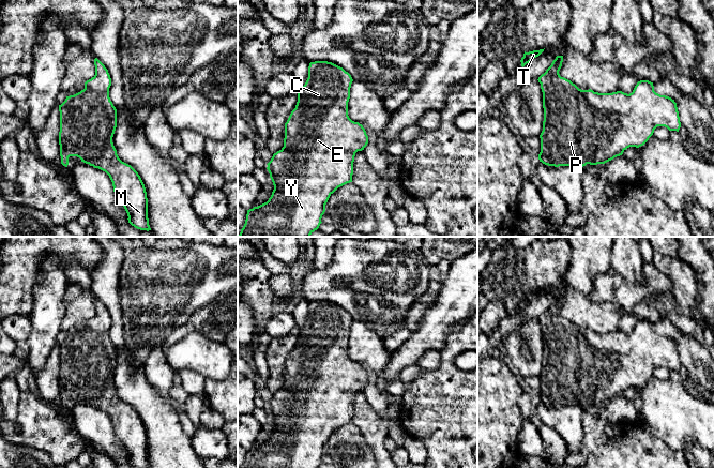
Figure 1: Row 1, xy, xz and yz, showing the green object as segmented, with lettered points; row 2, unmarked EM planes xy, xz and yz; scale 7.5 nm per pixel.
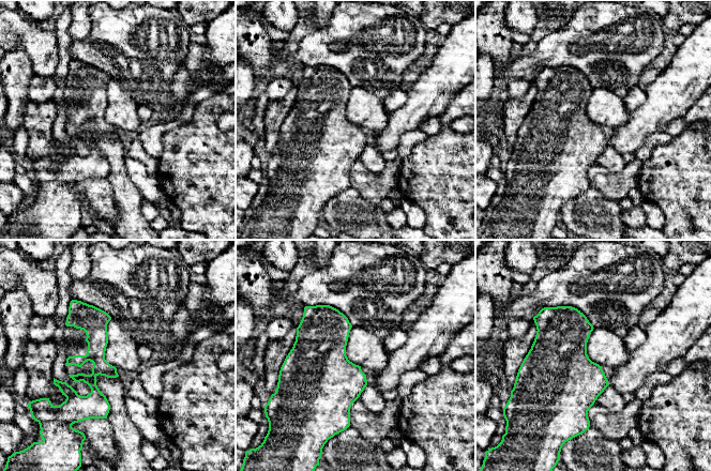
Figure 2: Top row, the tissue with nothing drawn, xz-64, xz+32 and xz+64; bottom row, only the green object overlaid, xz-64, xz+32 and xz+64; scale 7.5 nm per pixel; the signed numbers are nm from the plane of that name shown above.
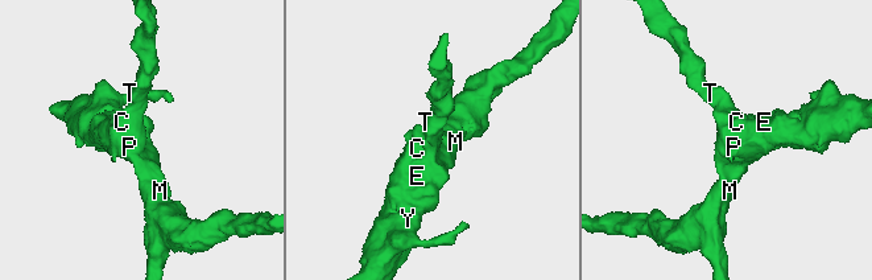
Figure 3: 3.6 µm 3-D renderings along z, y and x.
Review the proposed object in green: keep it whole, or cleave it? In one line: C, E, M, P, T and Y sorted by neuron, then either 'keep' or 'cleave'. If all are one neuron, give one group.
C E M P T Y; keep

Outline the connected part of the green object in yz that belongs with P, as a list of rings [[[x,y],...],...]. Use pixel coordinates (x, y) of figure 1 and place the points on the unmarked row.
[[[557,296],[551,305],[537,319],[543,332],[544,348],[543,371],[540,375],[541,392],[538,394],[538,399],[543,404],[555,407],[605,404],[622,395],[629,387],[643,386],[657,366],[679,372],[681,362],[677,343],[669,336],[656,333],[653,322],[640,320],[629,334],[622,331],[598,333],[591,329],[581,330],[571,320],[560,316],[559,311],[562,302],[563,296]]]

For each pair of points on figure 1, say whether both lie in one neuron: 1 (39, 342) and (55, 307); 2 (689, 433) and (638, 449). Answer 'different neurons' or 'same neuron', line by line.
1: same neuron
2: different neurons

